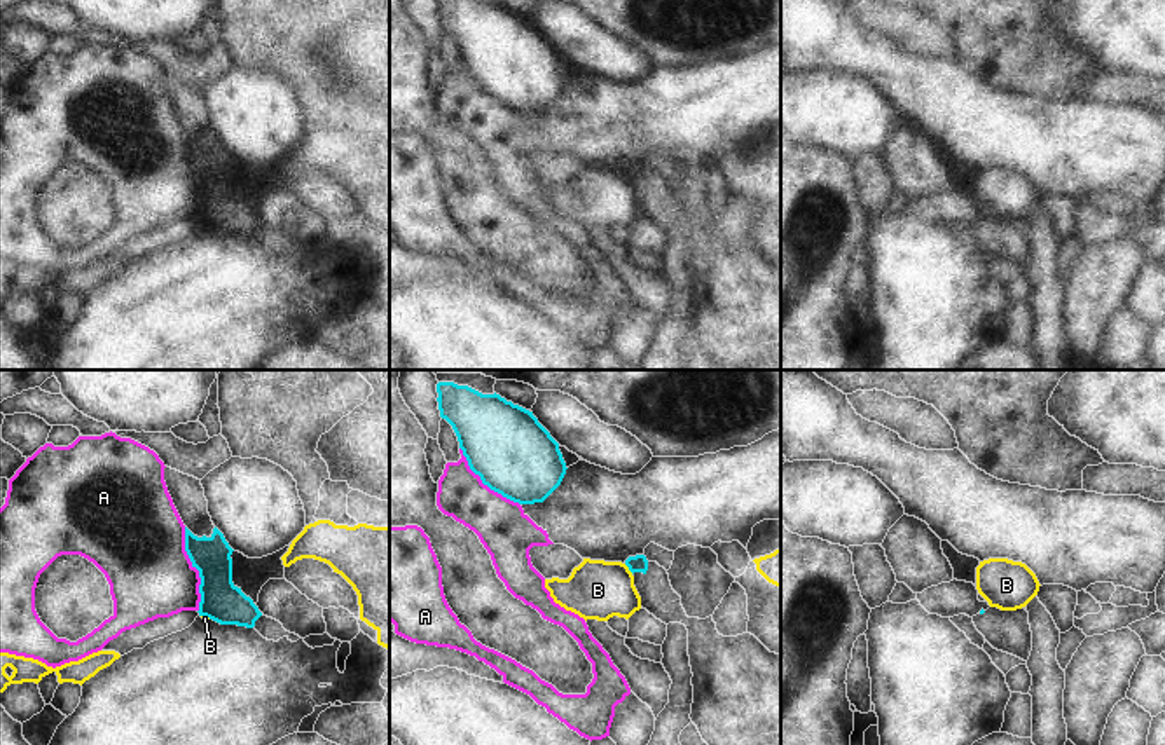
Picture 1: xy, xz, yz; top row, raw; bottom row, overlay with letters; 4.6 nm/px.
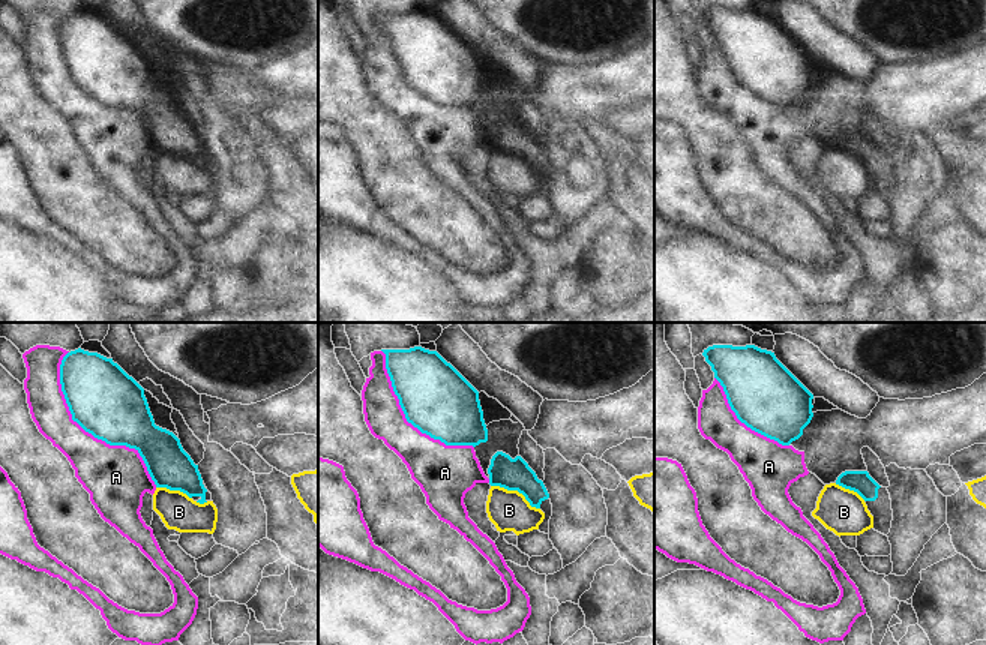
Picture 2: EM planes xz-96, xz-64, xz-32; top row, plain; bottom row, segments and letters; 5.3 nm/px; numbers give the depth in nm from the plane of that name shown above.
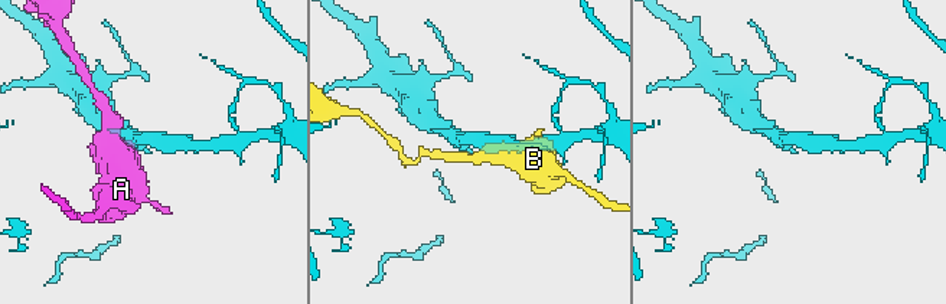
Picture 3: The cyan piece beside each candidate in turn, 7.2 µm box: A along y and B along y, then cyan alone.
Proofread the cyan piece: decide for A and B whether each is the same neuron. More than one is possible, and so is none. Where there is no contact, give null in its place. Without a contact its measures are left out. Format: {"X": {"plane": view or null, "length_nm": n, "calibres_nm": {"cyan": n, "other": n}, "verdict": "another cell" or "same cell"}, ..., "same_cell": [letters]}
{"A": {"plane": "xy", "length_nm": 400, "calibres_nm": {"cyan": 190, "other": 400}, "verdict": "another cell"}, "B": {"plane": "xz", "length_nm": 60, "calibres_nm": {"cyan": 80, "other": 280}, "verdict": "another cell"}, "same_cell": []}

